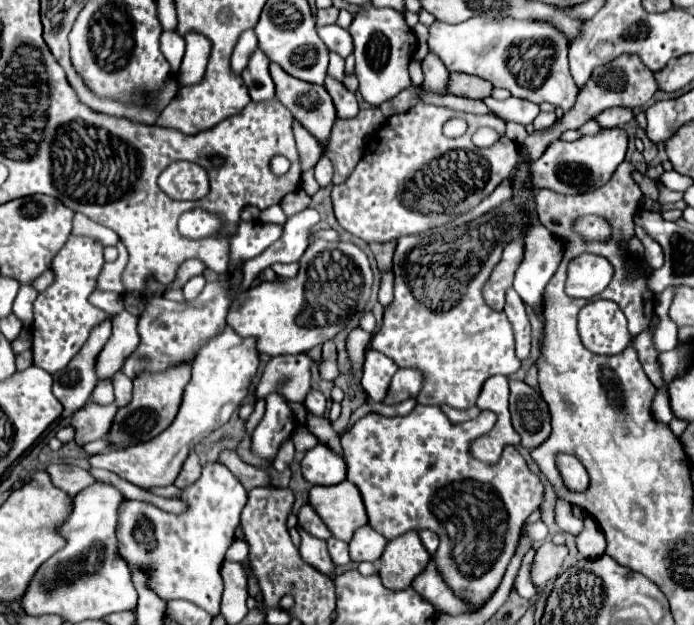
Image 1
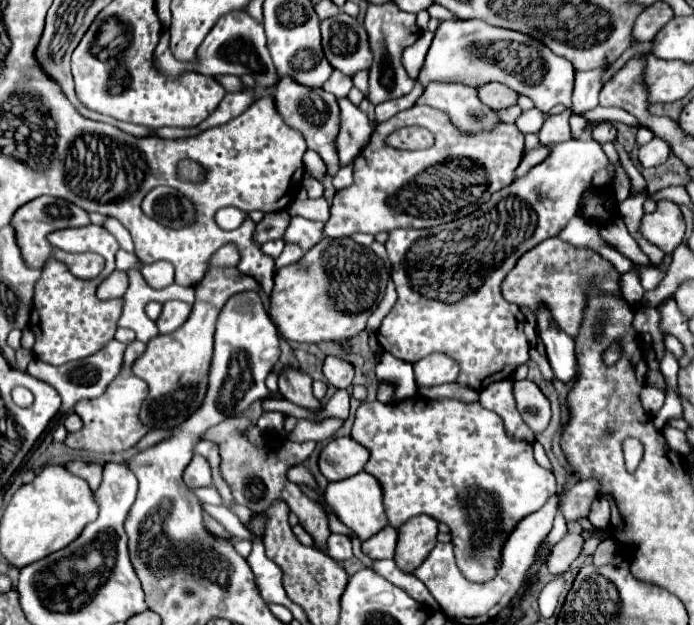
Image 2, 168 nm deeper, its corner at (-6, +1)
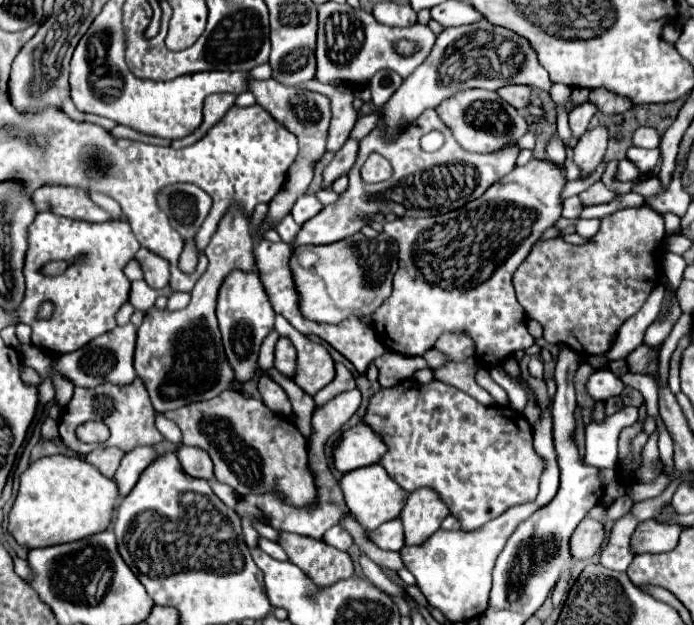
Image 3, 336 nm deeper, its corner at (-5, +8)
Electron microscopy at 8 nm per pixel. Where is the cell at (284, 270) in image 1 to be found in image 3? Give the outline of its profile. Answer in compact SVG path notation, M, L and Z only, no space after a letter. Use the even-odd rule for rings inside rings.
M287 214L283 220L279 220L279 224L275 226L275 230L277 230L277 234L281 236L281 240L283 240L283 242L291 244L291 242L293 242L293 238L295 238L295 234L299 232L299 226L295 224L293 216L291 216L291 214Z

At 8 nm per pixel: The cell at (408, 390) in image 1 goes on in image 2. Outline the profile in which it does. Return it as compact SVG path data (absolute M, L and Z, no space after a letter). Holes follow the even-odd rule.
M432 353L420 359L418 363L414 363L414 377L418 387L434 387L442 383L452 383L458 377L458 371L460 371L458 363L442 353Z

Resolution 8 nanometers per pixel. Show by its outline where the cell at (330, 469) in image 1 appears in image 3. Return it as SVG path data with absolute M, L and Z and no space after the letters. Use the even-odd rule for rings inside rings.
M359 422L357 426L343 432L339 444L333 450L335 466L341 472L351 472L363 466L377 464L387 452L387 446L383 444L383 438L371 430L365 422Z

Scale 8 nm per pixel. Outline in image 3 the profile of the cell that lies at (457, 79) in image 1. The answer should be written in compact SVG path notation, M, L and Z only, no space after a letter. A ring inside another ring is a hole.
M503 86L497 90L497 94L503 100L507 100L513 108L519 108L519 110L531 104L531 92L533 90L527 86Z

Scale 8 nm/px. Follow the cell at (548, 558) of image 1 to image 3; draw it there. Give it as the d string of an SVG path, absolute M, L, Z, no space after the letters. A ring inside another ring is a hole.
M585 518L571 536L571 554L575 560L591 558L601 550L605 542L605 526L599 520Z

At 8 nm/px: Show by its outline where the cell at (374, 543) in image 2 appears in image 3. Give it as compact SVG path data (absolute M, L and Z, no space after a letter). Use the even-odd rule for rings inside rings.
M391 520L379 526L377 530L369 532L371 540L383 548L383 550L401 550L405 546L405 536L403 536L403 524L401 520Z

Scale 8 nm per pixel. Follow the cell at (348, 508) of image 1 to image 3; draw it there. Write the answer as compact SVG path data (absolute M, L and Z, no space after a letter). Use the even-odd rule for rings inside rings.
M373 464L373 466L365 466L353 472L347 472L339 484L343 488L343 496L345 496L345 502L353 518L369 532L379 528L383 522L397 518L409 496L409 492L405 492L403 488L399 488L399 484L395 484L395 480L387 474L385 468L381 468L381 464Z

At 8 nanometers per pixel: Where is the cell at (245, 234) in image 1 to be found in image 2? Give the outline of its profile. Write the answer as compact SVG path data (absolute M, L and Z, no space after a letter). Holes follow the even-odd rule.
M276 239L276 241L268 241L268 243L264 243L264 245L262 245L262 251L264 251L266 255L274 257L274 259L278 259L278 257L280 257L282 249L284 249L284 243L282 243L282 239Z

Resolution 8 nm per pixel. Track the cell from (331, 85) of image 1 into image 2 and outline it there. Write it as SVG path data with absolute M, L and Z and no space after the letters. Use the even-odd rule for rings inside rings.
M348 97L338 99L340 105L340 133L336 139L336 149L340 157L340 165L354 161L360 151L366 147L372 135L372 123L366 113L356 107Z

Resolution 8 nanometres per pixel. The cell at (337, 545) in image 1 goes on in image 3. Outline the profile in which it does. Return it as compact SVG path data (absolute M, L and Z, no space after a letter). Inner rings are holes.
M333 526L333 528L329 528L329 530L325 532L323 540L325 540L327 544L339 548L339 550L347 550L347 548L353 544L351 534L347 534L345 528L341 528L341 526Z

